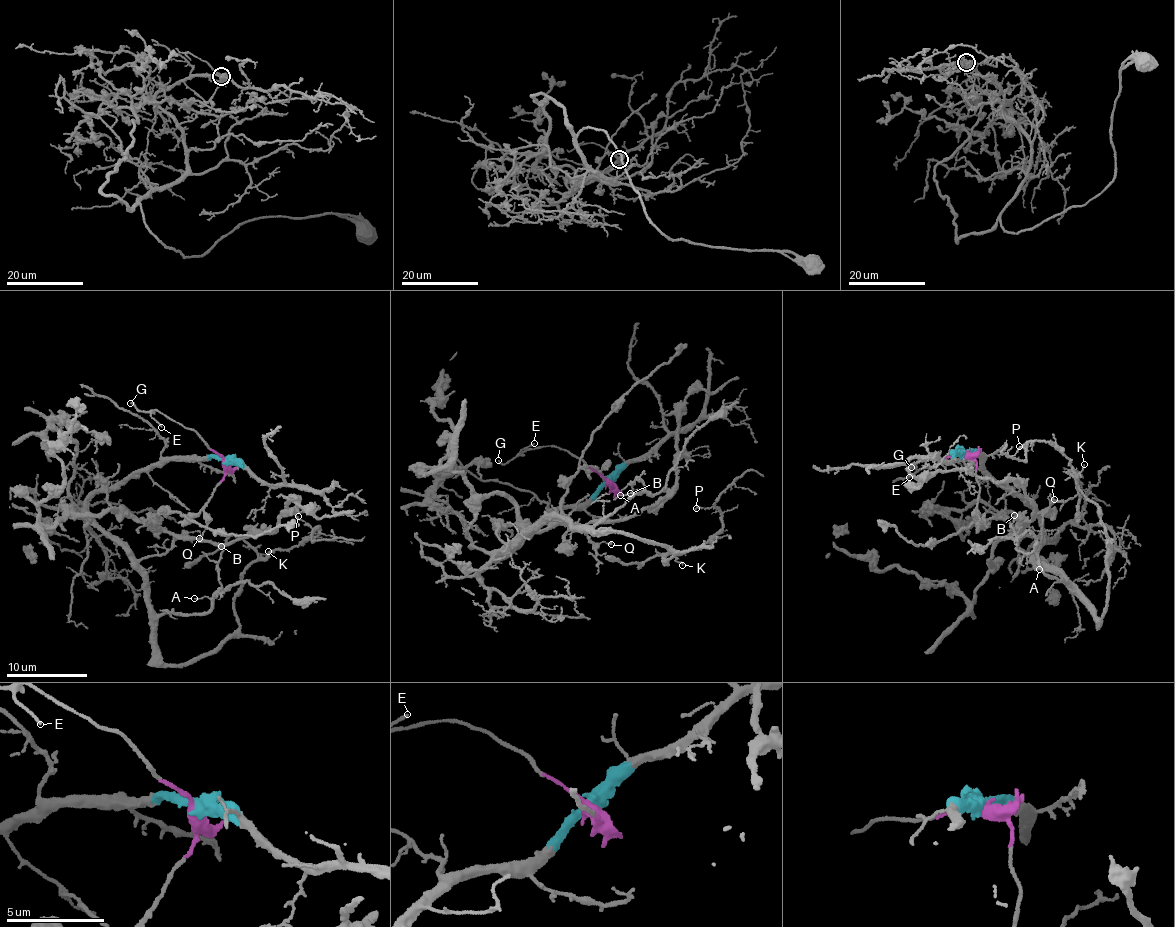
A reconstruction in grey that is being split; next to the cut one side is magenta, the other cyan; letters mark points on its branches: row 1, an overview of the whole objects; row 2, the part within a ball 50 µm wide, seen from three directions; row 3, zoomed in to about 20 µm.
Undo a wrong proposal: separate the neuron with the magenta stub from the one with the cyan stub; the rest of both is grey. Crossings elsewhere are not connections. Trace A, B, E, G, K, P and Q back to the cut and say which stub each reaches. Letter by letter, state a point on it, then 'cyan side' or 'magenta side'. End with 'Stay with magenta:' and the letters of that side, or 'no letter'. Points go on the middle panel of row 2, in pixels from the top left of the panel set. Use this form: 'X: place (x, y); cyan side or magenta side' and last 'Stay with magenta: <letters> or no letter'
A: place (620, 495); cyan side
B: place (630, 493); cyan side
E: place (534, 443); magenta side
G: place (498, 460); magenta side
K: place (682, 565); cyan side
P: place (696, 508); cyan side
Q: place (611, 544); cyan side
Stay with magenta: E, G

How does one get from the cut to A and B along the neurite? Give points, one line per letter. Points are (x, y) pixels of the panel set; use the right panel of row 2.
A: (963, 453), (980, 457), (984, 469), (1034, 509), (1042, 524), (1036, 564), (1071, 585), (1037, 562), (1039, 568)
B: (963, 453), (1034, 509), (1042, 524), (1036, 564), (1070, 586), (1044, 572), (1035, 551), (1017, 550), (1014, 514)

